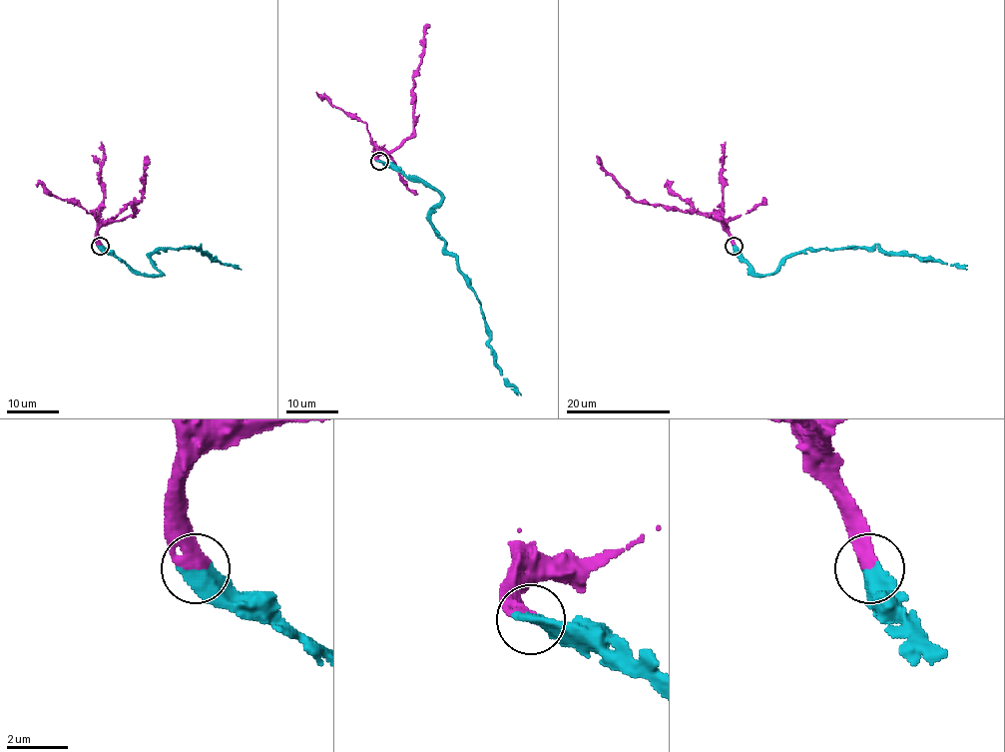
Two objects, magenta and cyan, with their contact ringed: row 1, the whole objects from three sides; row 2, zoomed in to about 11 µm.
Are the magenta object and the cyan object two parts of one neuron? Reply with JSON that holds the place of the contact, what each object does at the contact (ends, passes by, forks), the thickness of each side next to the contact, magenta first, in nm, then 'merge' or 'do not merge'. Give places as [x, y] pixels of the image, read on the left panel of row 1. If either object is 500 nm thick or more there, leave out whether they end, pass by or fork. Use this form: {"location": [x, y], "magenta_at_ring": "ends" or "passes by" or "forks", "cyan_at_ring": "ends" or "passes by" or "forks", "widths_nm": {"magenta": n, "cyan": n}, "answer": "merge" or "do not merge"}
{"location": [100, 246], "widths_nm": {"magenta": 440, "cyan": 500}, "answer": "merge"}

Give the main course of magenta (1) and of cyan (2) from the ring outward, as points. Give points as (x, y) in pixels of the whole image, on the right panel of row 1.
1: (734, 246), (724, 222), (704, 214), (635, 201), (596, 156)
2: (734, 246), (754, 275), (773, 273), (786, 259), (806, 250), (842, 248), (907, 252), (967, 269)

